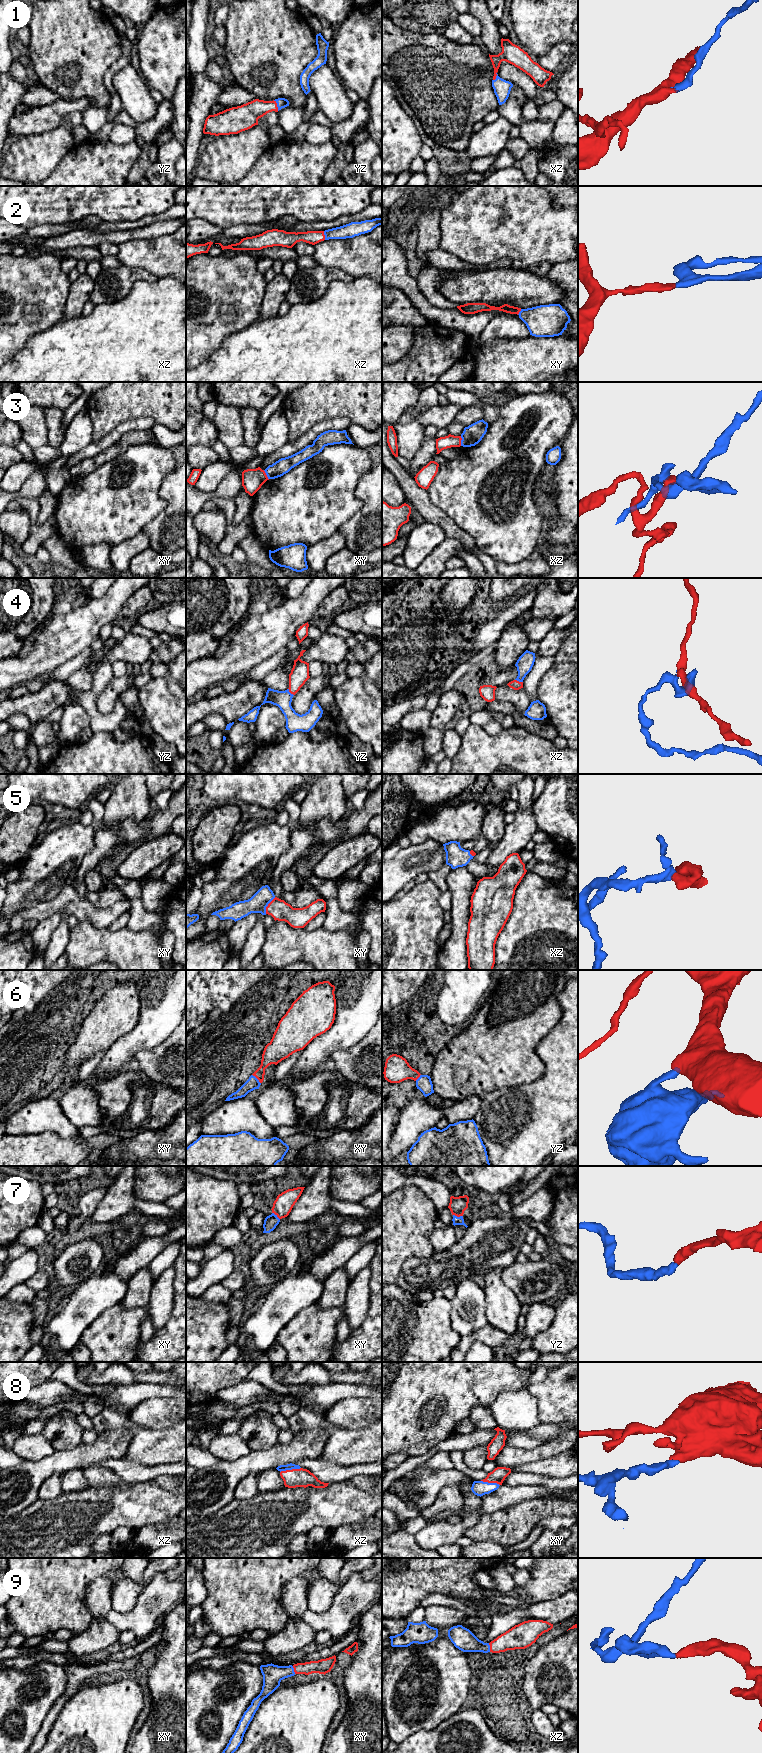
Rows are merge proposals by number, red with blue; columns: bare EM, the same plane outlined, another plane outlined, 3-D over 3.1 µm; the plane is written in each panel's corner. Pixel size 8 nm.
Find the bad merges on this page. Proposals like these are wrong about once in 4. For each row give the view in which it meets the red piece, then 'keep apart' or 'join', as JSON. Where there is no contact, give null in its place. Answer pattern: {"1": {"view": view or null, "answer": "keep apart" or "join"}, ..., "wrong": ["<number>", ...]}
{"1": {"view": "yz", "answer": "join"}, "2": {"view": "xz", "answer": "join"}, "3": {"view": "xz", "answer": "keep apart"}, "4": {"view": "yz", "answer": "join"}, "5": {"view": "xy", "answer": "join"}, "6": {"view": "xy", "answer": "join"}, "7": {"view": "yz", "answer": "join"}, "8": {"view": "xz", "answer": "join"}, "9": {"view": "xz", "answer": "join"}, "wrong": ["3"]}

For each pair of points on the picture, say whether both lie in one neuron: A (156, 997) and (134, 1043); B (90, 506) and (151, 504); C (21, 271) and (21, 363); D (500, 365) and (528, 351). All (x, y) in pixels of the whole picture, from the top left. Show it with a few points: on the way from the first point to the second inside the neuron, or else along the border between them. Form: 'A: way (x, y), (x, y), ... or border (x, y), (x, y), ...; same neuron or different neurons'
A: way (156, 1008), (156, 1021), (145, 1032); same neuron
B: way (105, 506), (125, 508), (136, 504); same neuron
C: border (38, 332), (34, 333), (25, 345), (10, 359); different neurons
D: way (507, 365), (514, 365), (521, 358); same neuron

